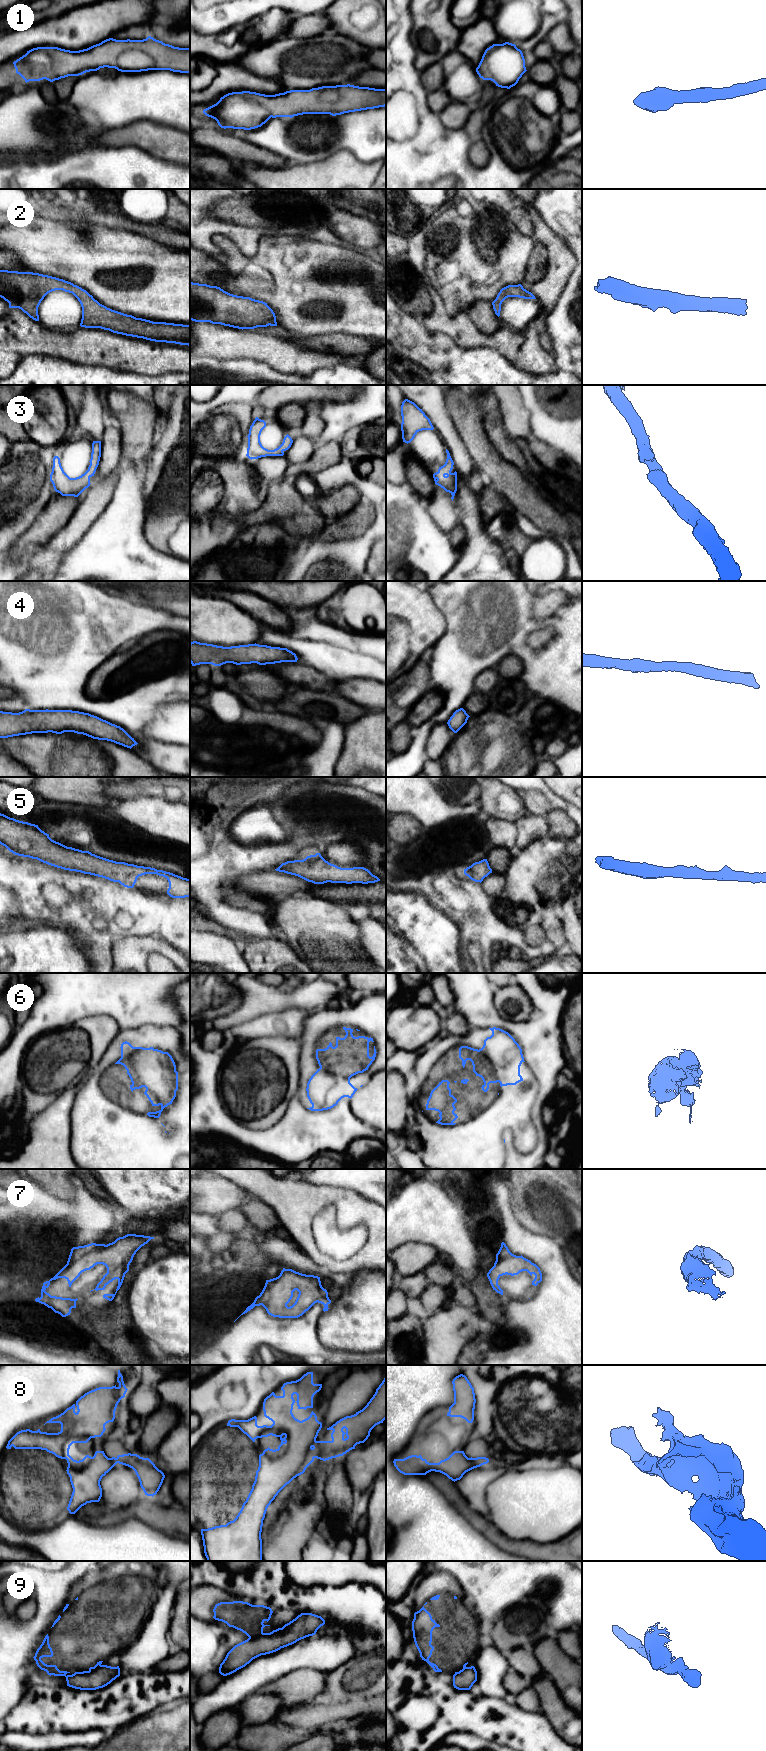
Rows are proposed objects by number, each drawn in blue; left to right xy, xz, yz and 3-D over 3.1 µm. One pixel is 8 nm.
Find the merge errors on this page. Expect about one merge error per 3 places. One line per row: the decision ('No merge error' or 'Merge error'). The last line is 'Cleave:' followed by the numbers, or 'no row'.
1: No merge error
2: No merge error
3: No merge error
4: No merge error
5: No merge error
6: No merge error
7: No merge error
8: Merge error
9: Merge error
Cleave: 8, 9

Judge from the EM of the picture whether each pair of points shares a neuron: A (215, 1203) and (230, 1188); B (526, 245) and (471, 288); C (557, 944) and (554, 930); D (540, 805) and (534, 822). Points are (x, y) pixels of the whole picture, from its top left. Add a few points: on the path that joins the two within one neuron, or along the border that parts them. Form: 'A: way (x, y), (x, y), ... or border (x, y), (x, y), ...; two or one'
A: way (219, 1199), (226, 1192); one
B: way (512, 249), (485, 274); one
C: way (556, 941), (554, 933); one
D: border (528, 811), (545, 817); two

